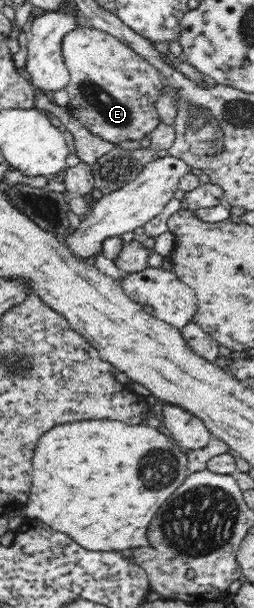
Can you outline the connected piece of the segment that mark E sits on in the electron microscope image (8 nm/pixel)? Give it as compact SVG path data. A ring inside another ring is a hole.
M85 22L65 33L62 56L70 73L66 90L70 95L68 110L93 135L119 145L127 140L141 140L160 124L155 99L163 91L161 71L134 49L116 37Z

